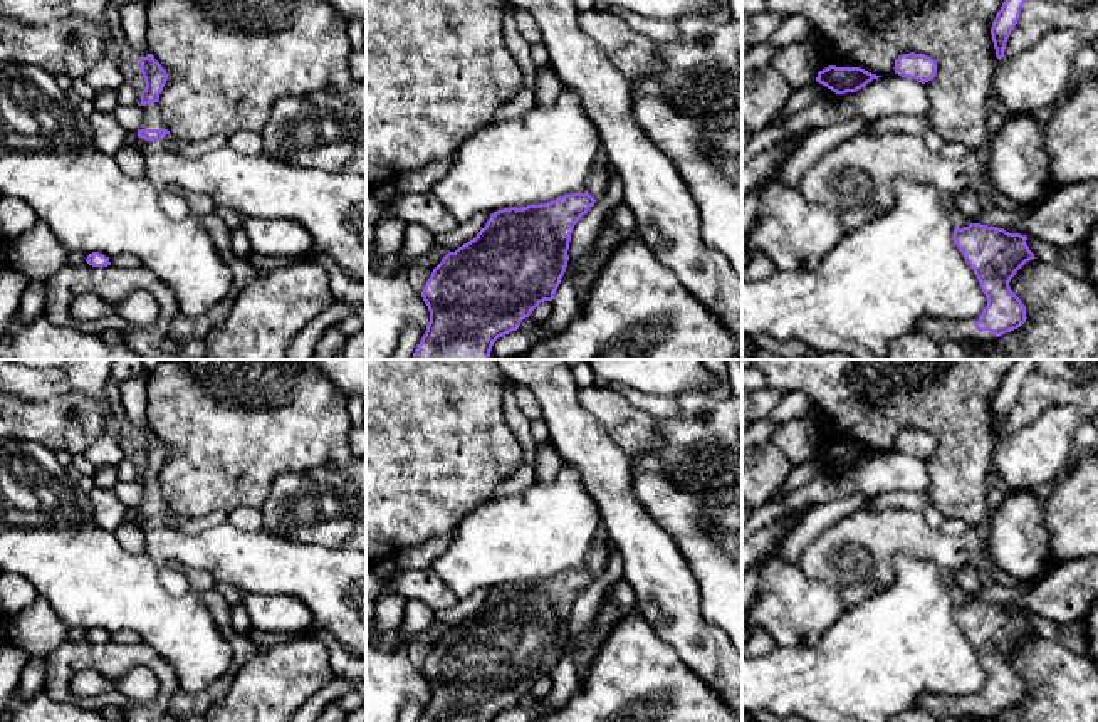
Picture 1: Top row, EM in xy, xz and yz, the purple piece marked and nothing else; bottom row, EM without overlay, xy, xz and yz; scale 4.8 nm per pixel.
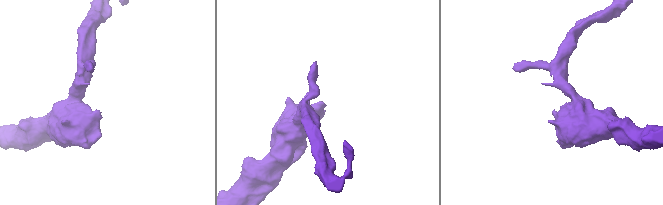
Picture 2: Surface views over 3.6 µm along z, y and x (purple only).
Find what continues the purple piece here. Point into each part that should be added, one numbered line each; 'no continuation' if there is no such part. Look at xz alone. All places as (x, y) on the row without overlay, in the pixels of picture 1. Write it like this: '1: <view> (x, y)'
1: xz (596, 558)

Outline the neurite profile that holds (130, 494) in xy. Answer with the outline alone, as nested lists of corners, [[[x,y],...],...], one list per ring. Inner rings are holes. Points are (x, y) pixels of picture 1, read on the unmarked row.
[[[118,482],[112,490],[128,509],[138,509],[143,497],[143,482]]]

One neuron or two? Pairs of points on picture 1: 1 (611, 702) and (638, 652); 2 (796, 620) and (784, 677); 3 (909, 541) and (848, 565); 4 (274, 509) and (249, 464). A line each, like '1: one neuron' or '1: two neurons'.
1: one neuron
2: two neurons
3: one neuron
4: two neurons

